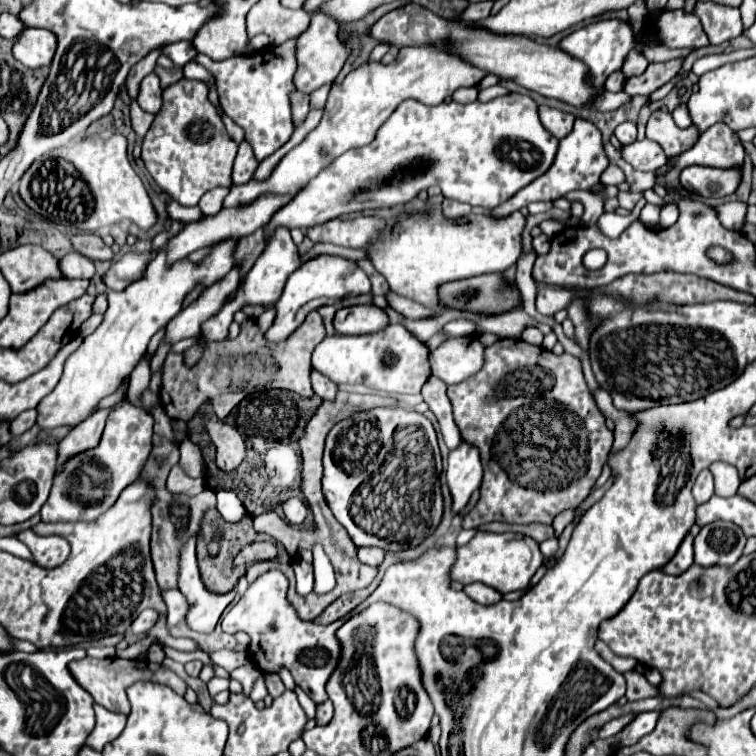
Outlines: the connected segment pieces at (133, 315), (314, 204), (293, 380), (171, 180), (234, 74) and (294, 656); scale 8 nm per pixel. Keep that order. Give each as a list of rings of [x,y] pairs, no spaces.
[[[232,239],[222,241],[212,247],[212,253],[204,261],[190,263],[188,259],[182,259],[172,267],[166,265],[166,255],[158,255],[154,263],[148,265],[140,281],[132,283],[120,293],[108,291],[108,311],[102,325],[68,357],[58,387],[36,407],[36,425],[40,429],[56,429],[64,425],[76,427],[76,423],[88,419],[92,411],[98,409],[98,403],[112,395],[132,373],[136,363],[142,359],[152,335],[180,313],[182,299],[196,287],[196,283],[214,285],[228,275],[232,269],[234,245],[236,241]]]
[[[512,93],[488,103],[460,105],[452,101],[436,107],[404,101],[370,145],[350,149],[324,167],[270,219],[264,231],[270,237],[280,225],[302,223],[302,229],[308,229],[346,213],[408,203],[432,185],[442,187],[446,199],[494,209],[544,175],[554,163],[556,151],[558,139],[542,127],[538,105],[528,95]]]
[[[310,311],[310,315],[306,315],[304,323],[298,327],[298,331],[294,331],[294,335],[290,335],[290,339],[282,341],[282,343],[270,343],[266,341],[264,333],[260,331],[260,327],[256,325],[254,319],[248,319],[240,325],[240,335],[232,341],[212,341],[206,343],[206,349],[202,353],[202,359],[194,365],[194,367],[186,367],[184,363],[184,355],[182,353],[170,353],[164,361],[164,369],[162,369],[162,389],[160,389],[160,401],[164,411],[168,413],[168,417],[172,419],[180,419],[180,421],[188,421],[192,419],[192,415],[202,407],[202,403],[210,403],[214,407],[214,413],[218,419],[226,419],[228,413],[250,393],[260,391],[260,389],[288,389],[294,391],[302,397],[312,397],[312,385],[310,385],[310,355],[314,351],[314,347],[326,337],[324,325],[322,325],[322,317],[316,311]]]
[[[180,79],[164,89],[162,111],[156,115],[142,143],[142,161],[152,179],[172,201],[194,207],[206,191],[230,187],[236,151],[238,143],[230,139],[214,105],[208,101],[208,87],[204,83]]]
[[[294,39],[266,47],[254,55],[246,57],[230,57],[224,61],[214,61],[202,53],[198,53],[192,61],[200,63],[216,77],[218,97],[224,113],[238,123],[246,131],[246,141],[254,149],[254,157],[264,161],[272,155],[278,147],[282,147],[292,131],[292,111],[290,111],[290,91],[294,91],[294,73],[296,73],[296,59],[294,59]]]
[[[266,571],[254,583],[250,583],[248,591],[222,619],[222,631],[230,635],[238,631],[248,633],[250,635],[248,657],[258,665],[258,669],[264,673],[278,673],[280,667],[288,669],[296,685],[302,691],[306,691],[316,705],[320,705],[326,701],[324,685],[340,659],[340,645],[334,633],[344,623],[344,619],[338,619],[330,625],[302,621],[298,613],[294,613],[290,601],[286,599],[286,591],[288,591],[286,575],[282,571]]]

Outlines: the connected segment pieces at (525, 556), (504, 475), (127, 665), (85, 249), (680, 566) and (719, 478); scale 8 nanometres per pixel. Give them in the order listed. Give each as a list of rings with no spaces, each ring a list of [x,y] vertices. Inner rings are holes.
[[[476,533],[466,545],[458,547],[458,561],[452,569],[452,579],[464,585],[480,581],[498,593],[522,591],[542,561],[544,555],[540,553],[538,543],[530,537],[518,533]]]
[[[498,339],[494,345],[484,349],[482,369],[466,381],[450,385],[448,397],[452,401],[454,421],[462,439],[478,447],[484,467],[480,499],[462,517],[464,529],[474,529],[492,521],[522,523],[522,519],[554,519],[566,509],[576,509],[594,489],[612,449],[612,431],[606,427],[604,415],[586,387],[578,357],[568,353],[554,355],[542,347],[528,345],[522,339]],[[526,455],[530,455],[532,461],[530,471],[526,471]]]
[[[84,657],[80,661],[72,661],[70,663],[70,671],[74,675],[74,679],[94,697],[94,701],[102,707],[106,707],[108,711],[114,713],[122,713],[128,715],[130,713],[130,703],[126,699],[126,689],[136,683],[136,681],[152,681],[152,683],[162,683],[168,685],[170,689],[174,689],[178,695],[184,695],[188,685],[170,669],[166,669],[164,665],[156,665],[150,661],[128,661],[128,659],[92,659],[92,657]]]
[[[94,233],[72,235],[70,243],[72,243],[74,251],[82,253],[88,259],[112,259],[112,249]]]
[[[690,533],[684,539],[684,543],[680,545],[678,553],[662,567],[662,571],[666,571],[666,575],[680,575],[682,571],[686,571],[690,565],[694,563],[694,538]]]
[[[712,463],[710,465],[710,471],[714,475],[714,481],[716,481],[716,493],[720,497],[732,497],[736,491],[738,491],[738,485],[740,485],[740,479],[738,479],[738,471],[728,465],[728,463]]]

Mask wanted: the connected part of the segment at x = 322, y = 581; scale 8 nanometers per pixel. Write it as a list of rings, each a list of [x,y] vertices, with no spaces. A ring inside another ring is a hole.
[[[316,543],[312,547],[312,553],[314,553],[314,591],[316,593],[326,593],[326,591],[332,591],[332,587],[336,585],[334,581],[334,567],[328,559],[328,555],[324,553],[322,545]]]

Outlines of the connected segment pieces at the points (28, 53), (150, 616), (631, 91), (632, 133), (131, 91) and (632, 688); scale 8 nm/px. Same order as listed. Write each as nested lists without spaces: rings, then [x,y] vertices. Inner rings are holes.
[[[26,27],[20,31],[18,41],[14,41],[12,55],[22,65],[30,69],[38,69],[52,63],[52,55],[56,51],[56,35],[48,29]]]
[[[146,609],[146,611],[142,611],[142,613],[134,619],[134,623],[132,623],[132,631],[134,631],[136,635],[140,635],[140,633],[148,633],[148,631],[154,627],[156,619],[158,619],[158,613],[156,613],[154,609]]]
[[[672,59],[666,63],[650,63],[648,69],[638,75],[638,77],[630,77],[624,91],[628,95],[644,95],[650,99],[650,95],[660,89],[662,85],[666,85],[670,79],[674,79],[682,67],[684,59]]]
[[[620,123],[614,131],[616,139],[622,143],[622,145],[630,145],[636,141],[636,123]]]
[[[150,51],[146,57],[142,57],[128,73],[128,79],[126,79],[126,85],[128,85],[128,95],[132,99],[136,99],[138,95],[138,87],[140,87],[140,81],[154,71],[156,67],[156,59],[162,55],[162,51]]]
[[[628,671],[624,673],[628,689],[626,689],[626,699],[628,701],[638,701],[638,699],[646,699],[646,697],[658,697],[658,689],[654,685],[648,683],[648,679],[638,673],[638,671]]]

